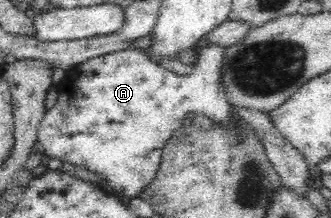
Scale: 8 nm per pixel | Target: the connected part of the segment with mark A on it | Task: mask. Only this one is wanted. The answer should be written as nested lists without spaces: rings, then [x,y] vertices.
[[[220,45],[199,46],[197,49],[198,56],[196,58],[196,61],[193,64],[193,69],[189,75],[178,75],[177,73],[168,71],[168,69],[165,69],[160,64],[151,61],[148,55],[140,51],[140,48],[117,50],[116,52],[113,52],[110,54],[103,54],[102,56],[91,58],[90,60],[85,60],[84,62],[81,62],[80,64],[73,66],[68,71],[65,71],[65,77],[60,82],[58,82],[57,84],[54,84],[54,87],[56,87],[58,91],[58,102],[56,102],[56,105],[53,108],[50,108],[50,110],[46,112],[46,115],[43,117],[43,120],[40,121],[40,127],[38,128],[38,131],[37,131],[37,140],[38,142],[40,142],[40,145],[42,146],[42,152],[48,156],[51,156],[52,158],[57,158],[59,160],[62,160],[63,162],[70,162],[86,170],[90,170],[94,174],[98,174],[101,178],[104,178],[105,181],[108,182],[108,188],[110,193],[116,192],[116,194],[120,194],[120,196],[124,194],[126,198],[134,198],[134,197],[138,197],[139,194],[141,193],[141,190],[148,187],[148,184],[150,184],[150,182],[153,182],[155,180],[155,176],[157,174],[158,168],[160,167],[160,164],[161,164],[161,158],[164,152],[164,148],[167,146],[168,142],[170,141],[170,138],[173,136],[173,133],[177,129],[180,129],[183,126],[185,115],[187,115],[188,113],[202,115],[206,118],[210,118],[212,121],[216,122],[217,124],[223,124],[223,126],[225,126],[225,128],[229,128],[229,130],[230,128],[233,128],[233,130],[237,130],[237,140],[239,140],[239,142],[242,142],[242,131],[240,131],[240,129],[236,129],[236,121],[234,121],[234,118],[237,118],[237,120],[242,120],[242,119],[240,119],[240,117],[232,113],[232,108],[231,108],[232,105],[228,103],[228,98],[226,96],[226,89],[224,89],[224,85],[222,84],[222,60],[224,58],[224,50],[225,50],[225,47],[221,47]]]

